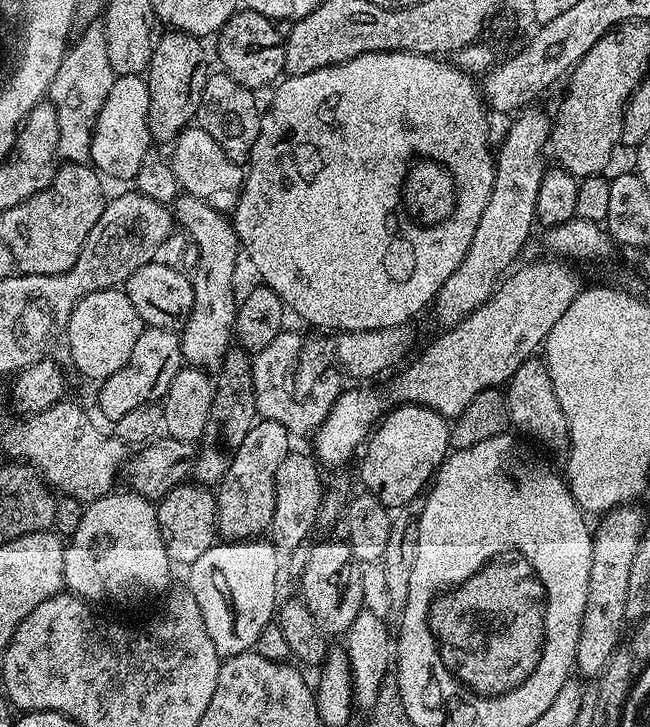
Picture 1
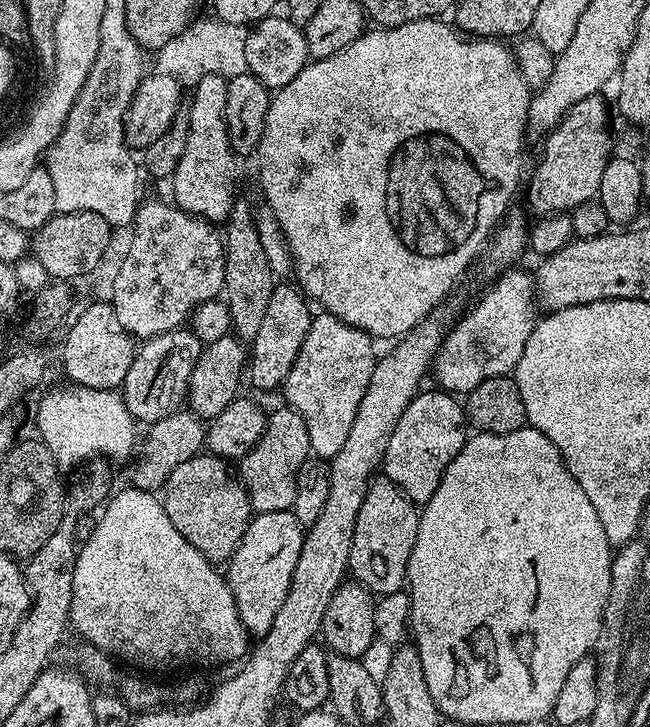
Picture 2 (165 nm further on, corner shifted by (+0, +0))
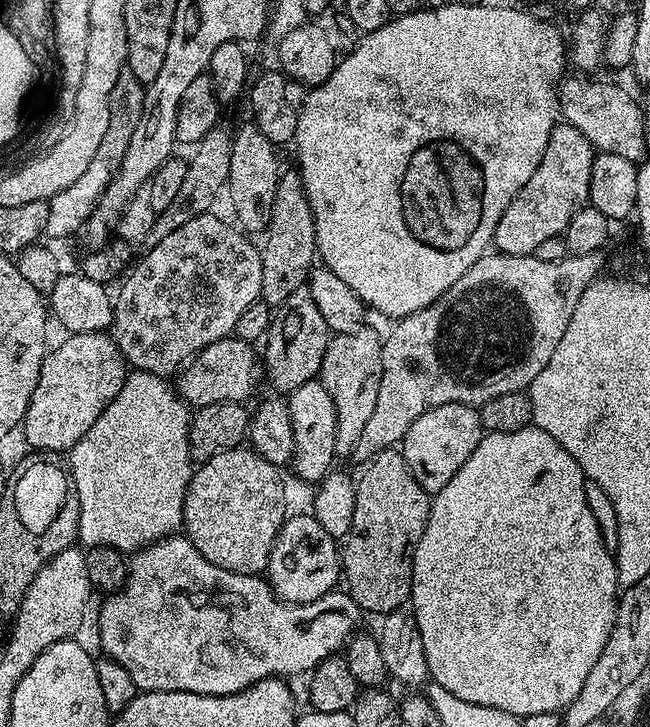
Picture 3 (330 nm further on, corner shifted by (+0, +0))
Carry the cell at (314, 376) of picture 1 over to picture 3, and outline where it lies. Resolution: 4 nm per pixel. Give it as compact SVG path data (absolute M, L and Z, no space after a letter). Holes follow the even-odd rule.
M361 326L355 332L341 332L333 335L328 341L328 349L324 351L319 381L334 398L336 411L336 455L351 457L358 446L358 438L362 438L362 430L370 413L374 410L374 402L378 402L378 382L382 378L382 343L381 333L376 333L369 326Z

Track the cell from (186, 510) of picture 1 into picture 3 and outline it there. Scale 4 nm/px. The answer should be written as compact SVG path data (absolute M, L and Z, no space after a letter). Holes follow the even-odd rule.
M248 446L222 450L222 454L214 454L214 458L203 461L193 471L192 481L188 483L186 498L184 499L182 532L198 550L198 554L202 554L202 558L206 558L206 562L214 562L214 566L222 566L222 570L230 570L234 574L246 574L247 576L260 576L267 569L270 550L274 546L276 535L279 534L280 528L286 519L286 511L284 512L284 484L280 481L280 472L281 469L277 465L266 462L266 458L262 458Z

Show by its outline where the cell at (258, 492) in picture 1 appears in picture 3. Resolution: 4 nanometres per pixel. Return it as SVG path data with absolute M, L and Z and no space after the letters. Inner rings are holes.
M314 379L287 393L286 403L290 410L290 422L294 426L294 450L290 468L304 480L319 482L333 471L332 460L337 459L334 398L319 379Z

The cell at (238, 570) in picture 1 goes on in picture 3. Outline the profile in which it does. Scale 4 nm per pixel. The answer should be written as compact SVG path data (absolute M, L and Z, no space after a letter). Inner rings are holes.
M311 514L289 515L270 550L266 579L272 593L286 604L309 604L322 598L342 580L342 552L337 537L326 534Z

